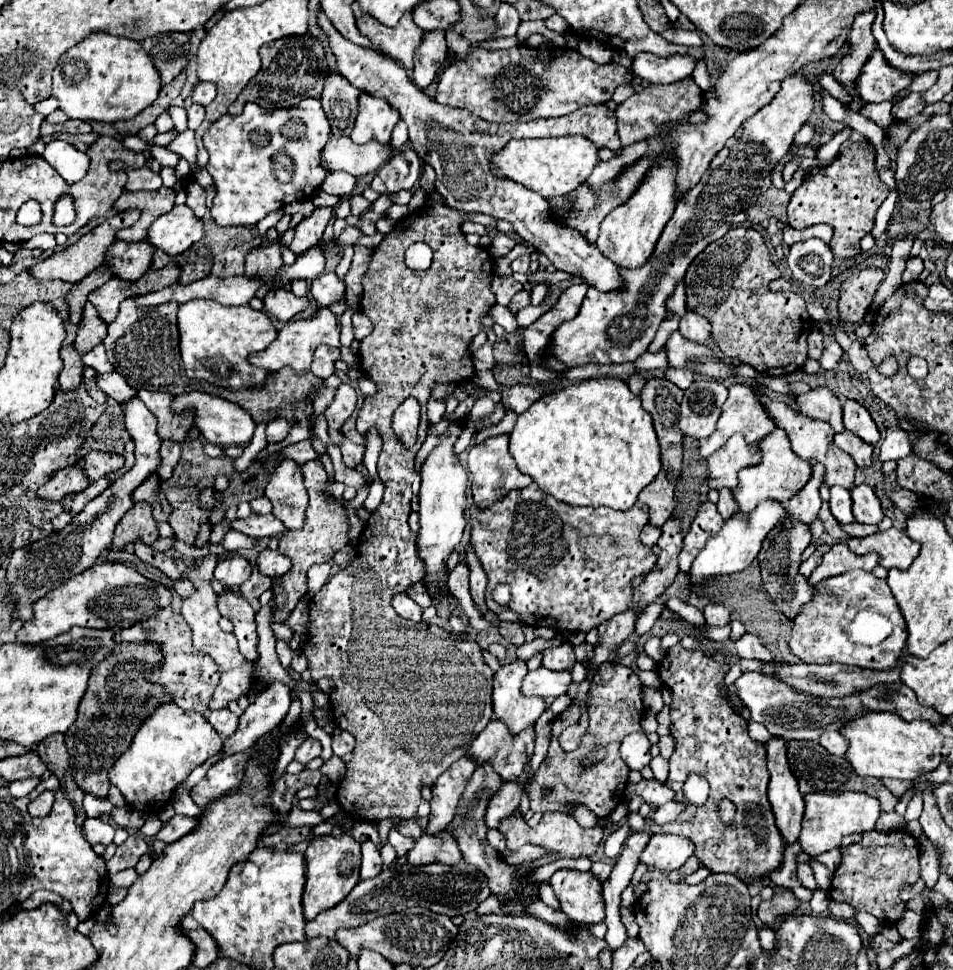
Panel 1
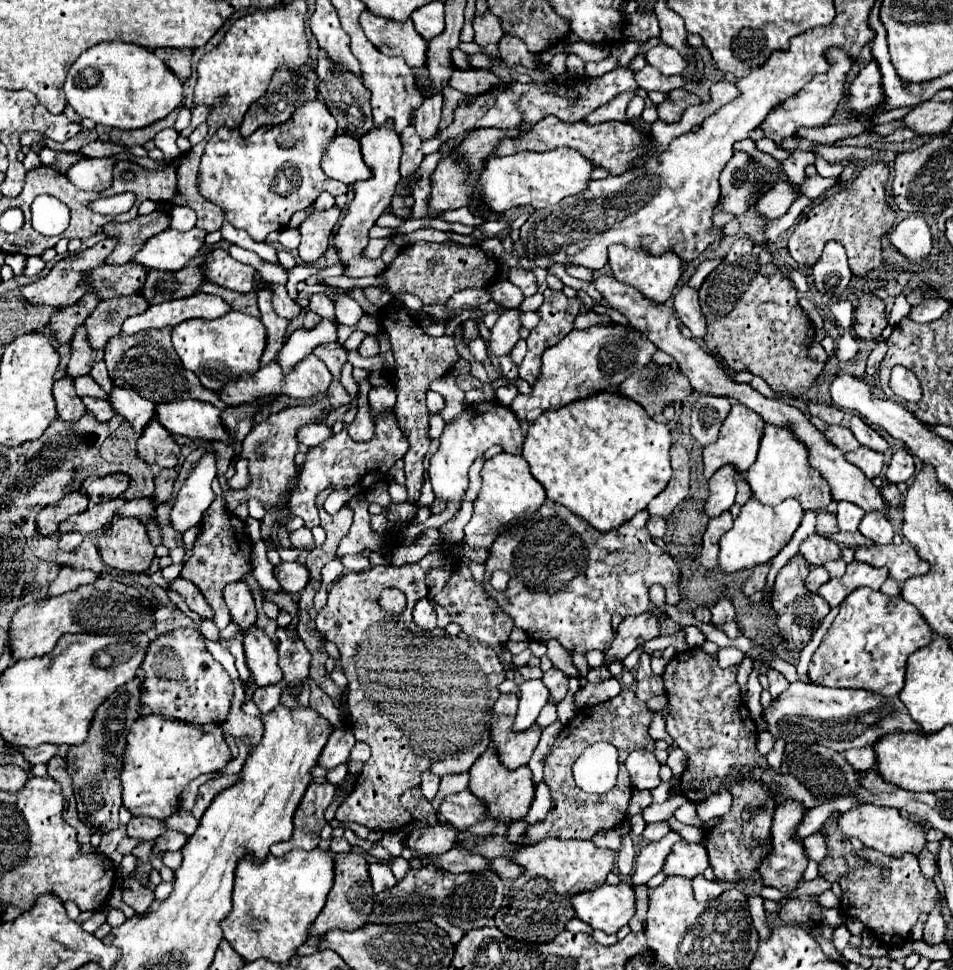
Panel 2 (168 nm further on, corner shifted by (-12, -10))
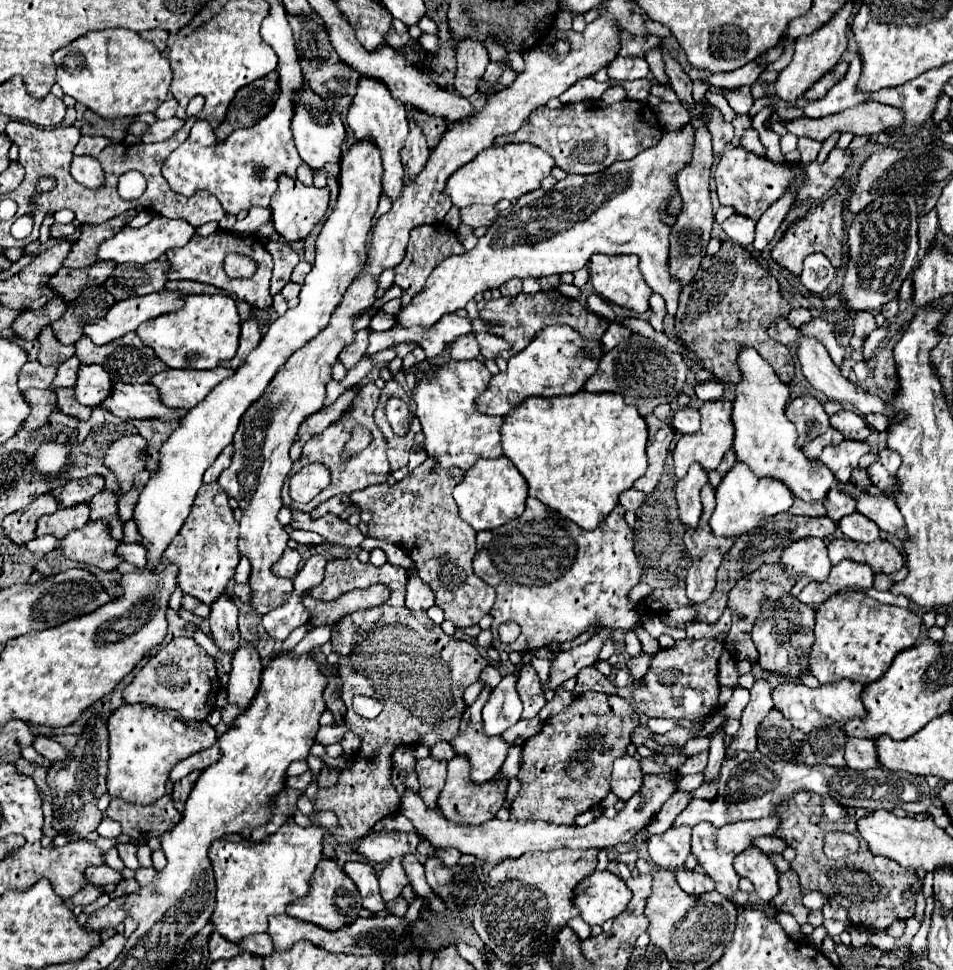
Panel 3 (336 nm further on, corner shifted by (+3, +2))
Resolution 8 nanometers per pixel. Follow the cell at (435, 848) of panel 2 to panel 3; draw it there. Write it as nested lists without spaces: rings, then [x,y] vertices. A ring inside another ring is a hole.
[[[380,830],[380,832],[370,832],[366,838],[362,838],[356,850],[372,862],[388,862],[392,858],[414,854],[420,840],[422,836],[418,836],[416,832]]]

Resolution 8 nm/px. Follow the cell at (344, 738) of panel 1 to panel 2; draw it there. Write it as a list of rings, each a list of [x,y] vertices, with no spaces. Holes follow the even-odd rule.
[[[339,764],[333,770],[327,772],[327,782],[333,786],[339,786],[343,782],[343,778],[347,776],[347,764]]]

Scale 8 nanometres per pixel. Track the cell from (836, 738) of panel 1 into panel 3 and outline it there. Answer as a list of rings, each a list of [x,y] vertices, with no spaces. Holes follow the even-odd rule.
[[[846,736],[844,758],[848,762],[848,768],[854,768],[854,770],[868,770],[868,768],[878,768],[880,766],[880,762],[876,758],[874,742],[866,740],[866,738]]]

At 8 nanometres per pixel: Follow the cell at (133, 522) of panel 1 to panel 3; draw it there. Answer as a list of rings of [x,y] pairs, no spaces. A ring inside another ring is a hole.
[[[90,520],[82,528],[68,532],[60,546],[66,558],[92,564],[102,570],[114,570],[122,564],[122,558],[116,554],[120,542],[110,536],[106,520]]]

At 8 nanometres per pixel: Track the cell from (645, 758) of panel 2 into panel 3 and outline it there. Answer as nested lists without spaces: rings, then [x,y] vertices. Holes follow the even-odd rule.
[[[622,754],[614,760],[612,770],[612,790],[620,800],[630,800],[642,786],[642,768],[640,762],[630,756]]]

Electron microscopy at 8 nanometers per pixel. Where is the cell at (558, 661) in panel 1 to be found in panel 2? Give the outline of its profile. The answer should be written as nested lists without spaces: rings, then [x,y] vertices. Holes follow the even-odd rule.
[[[551,668],[551,670],[543,672],[541,682],[549,688],[549,702],[557,704],[565,698],[565,694],[567,694],[567,674],[563,674],[557,668]]]

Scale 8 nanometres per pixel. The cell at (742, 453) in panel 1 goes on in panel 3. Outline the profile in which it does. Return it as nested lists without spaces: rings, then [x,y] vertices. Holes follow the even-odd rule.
[[[692,464],[688,474],[676,484],[676,500],[680,508],[680,520],[684,526],[696,526],[702,514],[700,490],[708,484],[708,472],[700,464]]]

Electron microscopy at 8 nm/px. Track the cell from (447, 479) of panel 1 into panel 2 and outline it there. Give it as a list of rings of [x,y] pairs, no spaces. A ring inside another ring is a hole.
[[[483,400],[479,404],[465,406],[459,416],[445,422],[445,430],[439,438],[441,444],[431,458],[429,482],[433,484],[435,496],[447,502],[461,500],[469,488],[469,466],[495,444],[503,446],[503,450],[509,454],[521,454],[523,438],[521,424],[509,406],[503,406],[497,400]]]

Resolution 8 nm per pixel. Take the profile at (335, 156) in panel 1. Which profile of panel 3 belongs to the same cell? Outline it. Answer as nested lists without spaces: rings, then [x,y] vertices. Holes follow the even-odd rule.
[[[308,84],[304,94],[296,98],[296,118],[292,120],[292,132],[296,140],[296,150],[302,160],[312,168],[324,168],[326,164],[338,164],[342,142],[346,140],[346,130],[340,120],[340,114],[334,106],[326,104],[318,94],[314,94]]]

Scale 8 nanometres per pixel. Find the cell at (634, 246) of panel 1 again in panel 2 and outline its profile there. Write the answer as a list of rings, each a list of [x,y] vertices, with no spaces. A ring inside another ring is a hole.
[[[617,244],[609,248],[609,266],[611,266],[615,280],[637,288],[653,304],[665,304],[671,298],[671,294],[673,294],[673,290],[675,290],[675,286],[683,274],[683,262],[673,252],[665,252],[661,256],[651,256],[643,250],[635,252],[631,248],[617,246]]]

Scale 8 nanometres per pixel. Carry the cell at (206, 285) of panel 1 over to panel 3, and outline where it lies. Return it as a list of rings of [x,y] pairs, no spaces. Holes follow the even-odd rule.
[[[160,290],[146,296],[132,296],[128,300],[116,302],[106,314],[106,318],[102,318],[100,322],[84,326],[84,334],[92,338],[94,344],[112,342],[126,332],[136,330],[146,320],[180,310],[184,306],[184,298],[186,294],[178,290]]]

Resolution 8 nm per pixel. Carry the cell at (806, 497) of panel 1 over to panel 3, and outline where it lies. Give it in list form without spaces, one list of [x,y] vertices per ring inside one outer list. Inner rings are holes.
[[[802,538],[784,548],[780,562],[786,566],[788,576],[802,578],[808,574],[814,582],[820,582],[830,572],[830,558],[824,540],[820,538]]]

